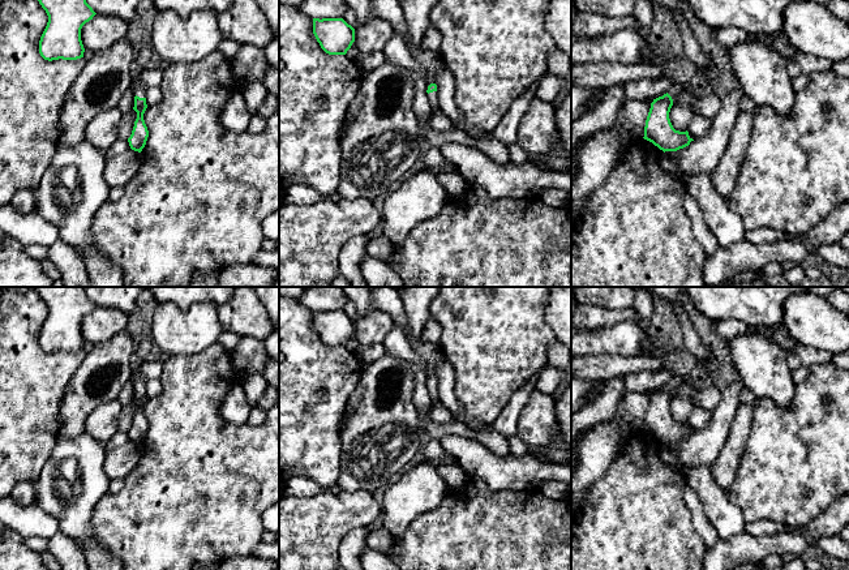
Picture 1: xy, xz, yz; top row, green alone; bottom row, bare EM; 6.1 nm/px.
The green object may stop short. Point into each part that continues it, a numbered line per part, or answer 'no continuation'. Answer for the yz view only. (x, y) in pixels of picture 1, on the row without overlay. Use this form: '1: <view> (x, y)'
1: yz (676, 378)

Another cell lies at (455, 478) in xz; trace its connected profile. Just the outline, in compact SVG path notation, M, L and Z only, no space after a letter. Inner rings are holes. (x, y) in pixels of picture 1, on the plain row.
M438 464L438 473L446 481L447 488L458 492L464 488L468 476L459 464Z

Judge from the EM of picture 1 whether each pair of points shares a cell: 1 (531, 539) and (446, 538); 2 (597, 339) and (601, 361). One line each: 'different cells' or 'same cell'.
1: same cell
2: different cells

